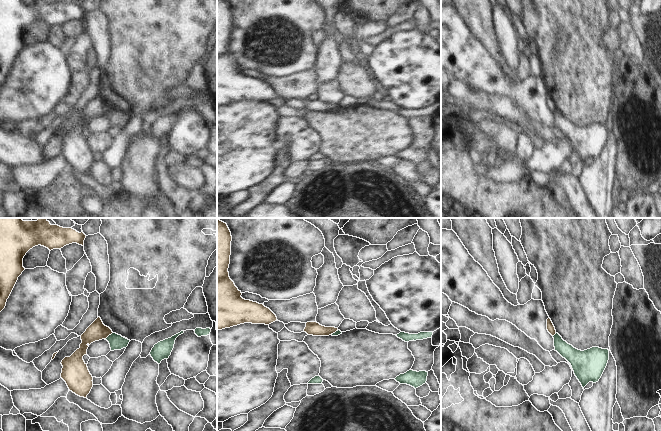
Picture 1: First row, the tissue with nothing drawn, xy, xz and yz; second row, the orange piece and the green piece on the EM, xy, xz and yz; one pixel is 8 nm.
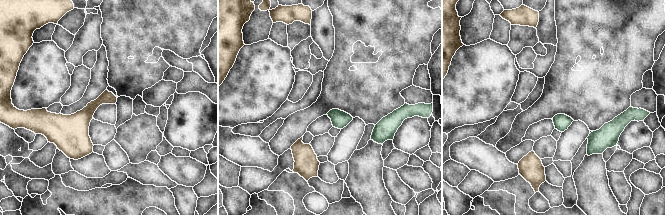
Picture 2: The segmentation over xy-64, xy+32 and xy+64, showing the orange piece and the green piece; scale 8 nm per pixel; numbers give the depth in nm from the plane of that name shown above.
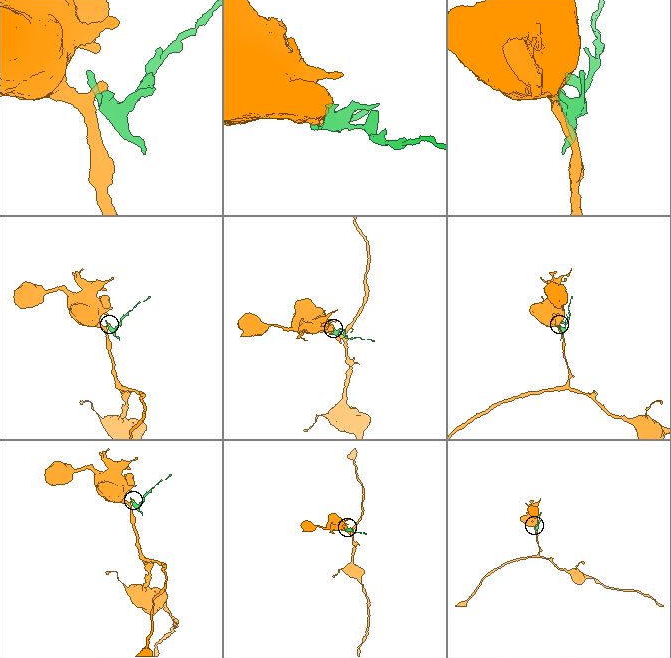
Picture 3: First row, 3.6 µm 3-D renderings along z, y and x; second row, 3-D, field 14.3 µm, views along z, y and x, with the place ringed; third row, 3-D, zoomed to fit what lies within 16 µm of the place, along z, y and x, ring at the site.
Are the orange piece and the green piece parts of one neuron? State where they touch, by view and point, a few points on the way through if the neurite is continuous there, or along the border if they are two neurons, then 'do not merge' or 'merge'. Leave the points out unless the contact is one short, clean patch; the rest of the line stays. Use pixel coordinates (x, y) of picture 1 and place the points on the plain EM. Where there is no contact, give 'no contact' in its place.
contact xy (108, 111); border xy (112, 108), (105, 115); do not merge

